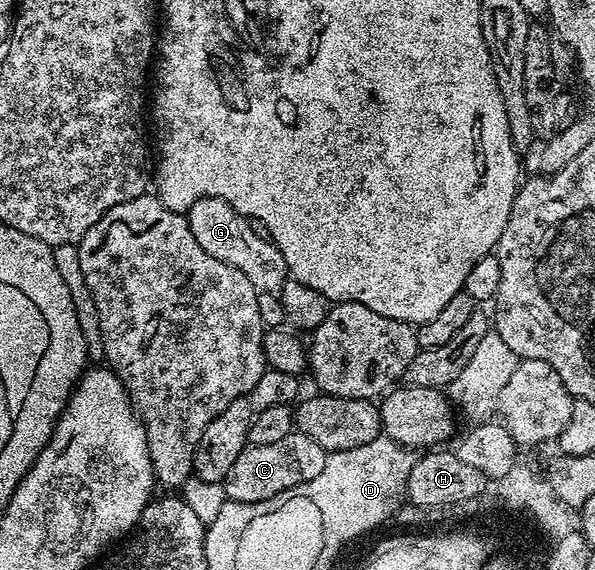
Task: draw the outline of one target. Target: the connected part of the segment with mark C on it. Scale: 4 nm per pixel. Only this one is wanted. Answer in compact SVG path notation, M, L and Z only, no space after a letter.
M291 432L284 440L275 441L274 444L247 445L244 447L242 456L238 456L238 460L234 460L234 468L230 468L230 472L224 477L222 485L225 499L259 507L263 504L262 502L268 502L271 498L279 499L297 488L307 486L310 480L314 480L314 476L318 476L318 472L322 472L327 459L328 454L322 447L319 447L309 436L299 432Z

